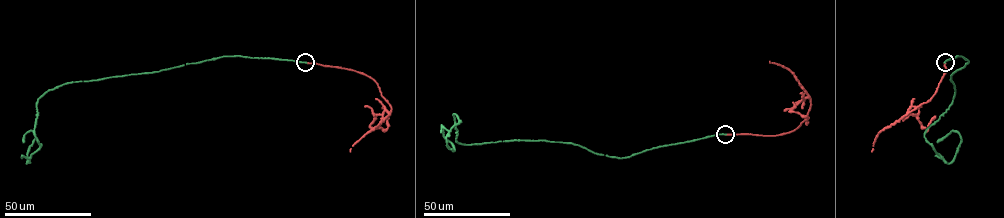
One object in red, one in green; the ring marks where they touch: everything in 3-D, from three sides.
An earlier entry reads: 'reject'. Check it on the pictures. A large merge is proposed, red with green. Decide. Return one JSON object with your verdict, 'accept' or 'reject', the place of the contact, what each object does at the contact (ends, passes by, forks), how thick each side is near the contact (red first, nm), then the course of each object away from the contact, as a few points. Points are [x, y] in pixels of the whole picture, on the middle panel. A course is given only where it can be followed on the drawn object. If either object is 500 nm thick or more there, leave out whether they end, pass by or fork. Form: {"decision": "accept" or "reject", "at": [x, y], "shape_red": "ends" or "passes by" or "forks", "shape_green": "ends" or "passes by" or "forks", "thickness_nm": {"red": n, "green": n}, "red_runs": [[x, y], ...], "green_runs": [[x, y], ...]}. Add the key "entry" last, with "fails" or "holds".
{"decision": "reject", "at": [725, 134], "shape_red": "ends", "shape_green": "ends", "thickness_nm": {"red": 220, "green": 190}, "red_runs": [[725, 134], [782, 134], [796, 129], [806, 117], [810, 105], [809, 96], [790, 71], [769, 61]], "green_runs": [[725, 134], [621, 158], [544, 140], [463, 144], [454, 114], [459, 122], [446, 139], [453, 151], [443, 127]], "entry": "holds"}

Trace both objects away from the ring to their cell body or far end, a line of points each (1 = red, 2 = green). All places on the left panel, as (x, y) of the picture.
1: (305, 62), (344, 68), (370, 76), (391, 107), (389, 114), (357, 141), (350, 152)
2: (305, 62), (223, 56), (63, 84), (38, 100), (40, 147), (27, 163), (34, 132), (23, 142)

